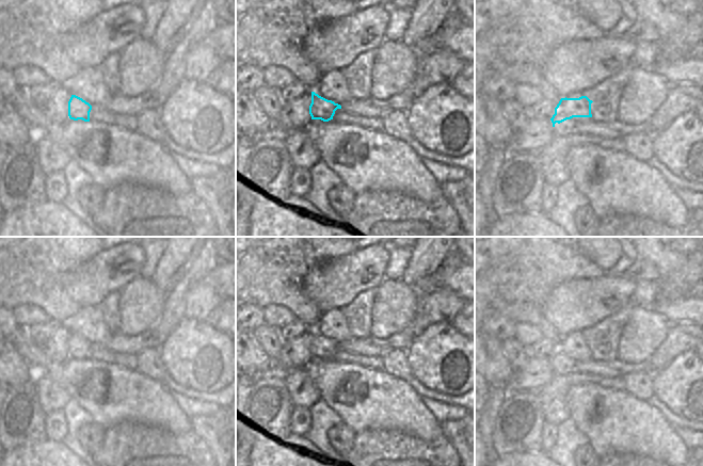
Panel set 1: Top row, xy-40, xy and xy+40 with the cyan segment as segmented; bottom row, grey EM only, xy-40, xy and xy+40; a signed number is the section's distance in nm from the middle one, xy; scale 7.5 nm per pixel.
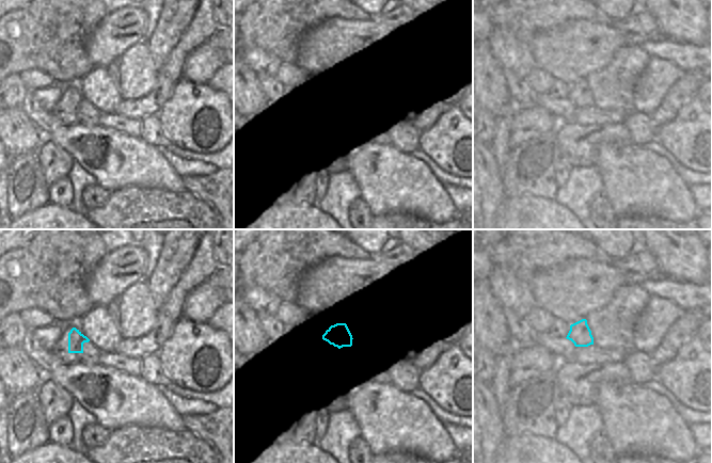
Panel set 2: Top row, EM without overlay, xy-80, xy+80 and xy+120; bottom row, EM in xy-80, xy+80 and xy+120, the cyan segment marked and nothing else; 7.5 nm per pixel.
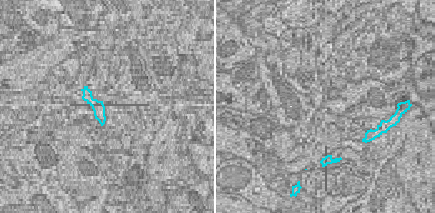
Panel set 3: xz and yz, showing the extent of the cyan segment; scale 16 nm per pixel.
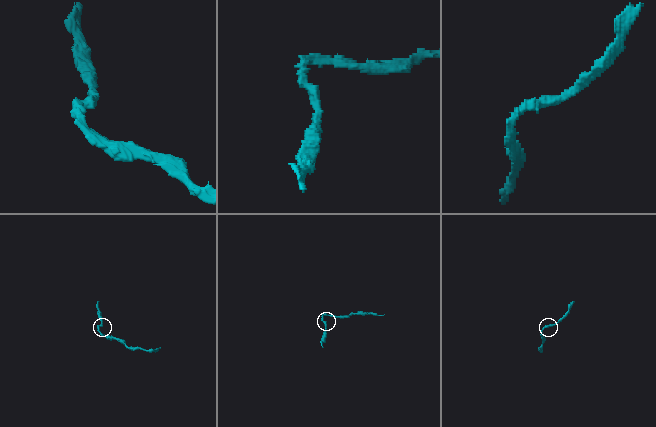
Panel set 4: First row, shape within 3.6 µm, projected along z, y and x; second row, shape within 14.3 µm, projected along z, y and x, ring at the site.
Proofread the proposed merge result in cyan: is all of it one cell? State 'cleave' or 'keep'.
cleave

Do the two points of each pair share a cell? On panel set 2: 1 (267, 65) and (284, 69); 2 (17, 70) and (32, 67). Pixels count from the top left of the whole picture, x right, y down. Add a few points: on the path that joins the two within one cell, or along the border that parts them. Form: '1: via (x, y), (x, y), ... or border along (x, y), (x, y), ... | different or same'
1: border along (282, 61), (273, 76) | different
2: via (20, 70), (29, 69) | same

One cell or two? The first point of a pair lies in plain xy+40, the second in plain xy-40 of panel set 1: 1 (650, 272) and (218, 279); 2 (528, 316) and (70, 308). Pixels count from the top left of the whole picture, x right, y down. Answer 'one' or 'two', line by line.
1: one
2: two

